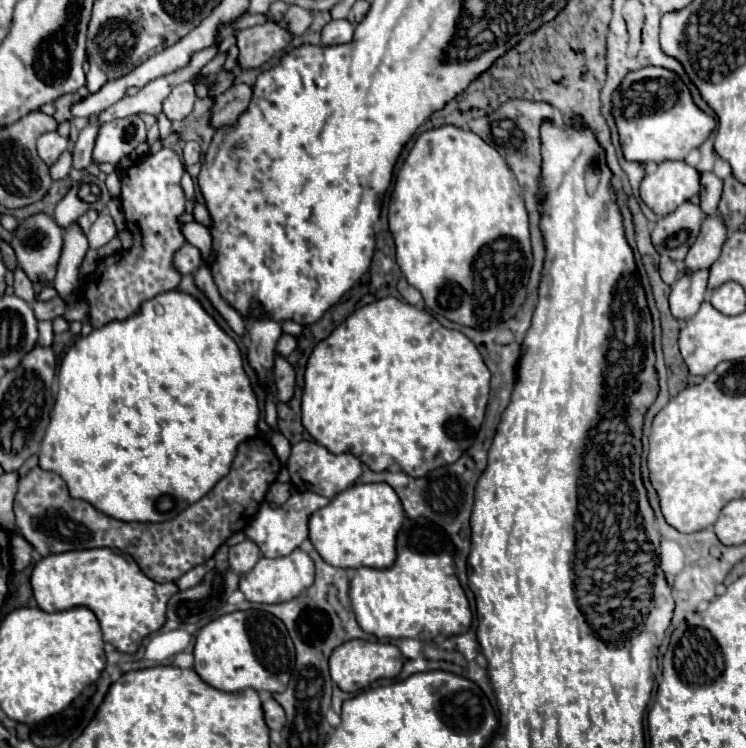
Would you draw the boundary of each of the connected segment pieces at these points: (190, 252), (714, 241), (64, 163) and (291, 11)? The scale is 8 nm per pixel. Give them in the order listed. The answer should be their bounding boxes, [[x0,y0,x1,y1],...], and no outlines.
[[173,244,201,274],[685,214,727,272],[51,152,71,180],[277,6,313,36]]

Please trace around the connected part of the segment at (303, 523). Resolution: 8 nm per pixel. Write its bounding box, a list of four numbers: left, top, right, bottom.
[247,492,329,558]

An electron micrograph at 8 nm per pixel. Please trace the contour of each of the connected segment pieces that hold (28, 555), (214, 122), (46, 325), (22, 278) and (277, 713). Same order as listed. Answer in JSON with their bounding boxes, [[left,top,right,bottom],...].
[[11,532,33,570],[209,84,253,130],[37,322,53,346],[13,266,35,302],[263,698,285,730]]

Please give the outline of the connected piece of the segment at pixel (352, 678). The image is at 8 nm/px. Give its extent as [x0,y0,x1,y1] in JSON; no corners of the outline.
[329,640,403,692]

